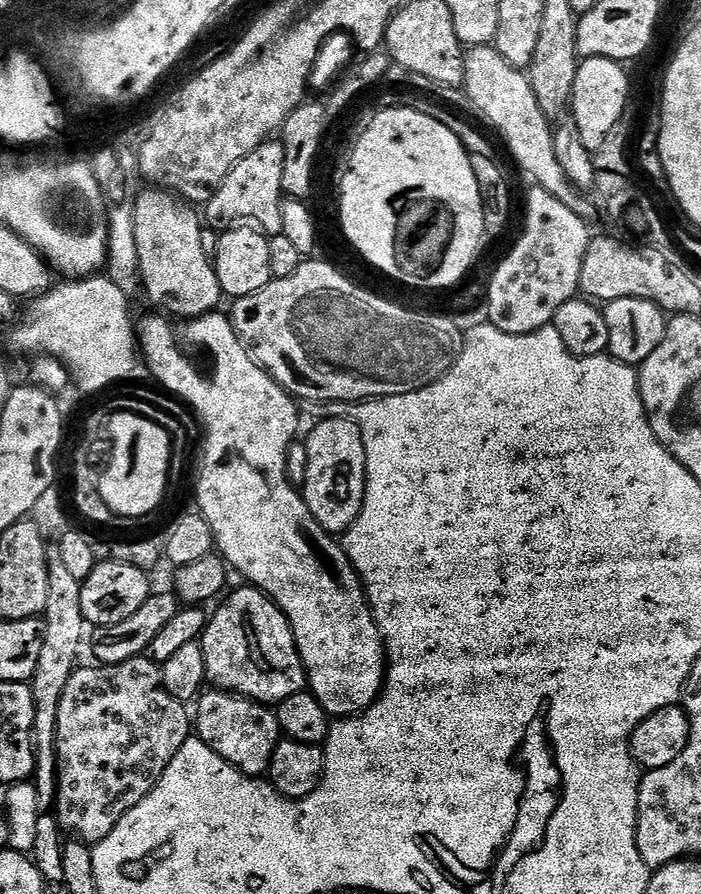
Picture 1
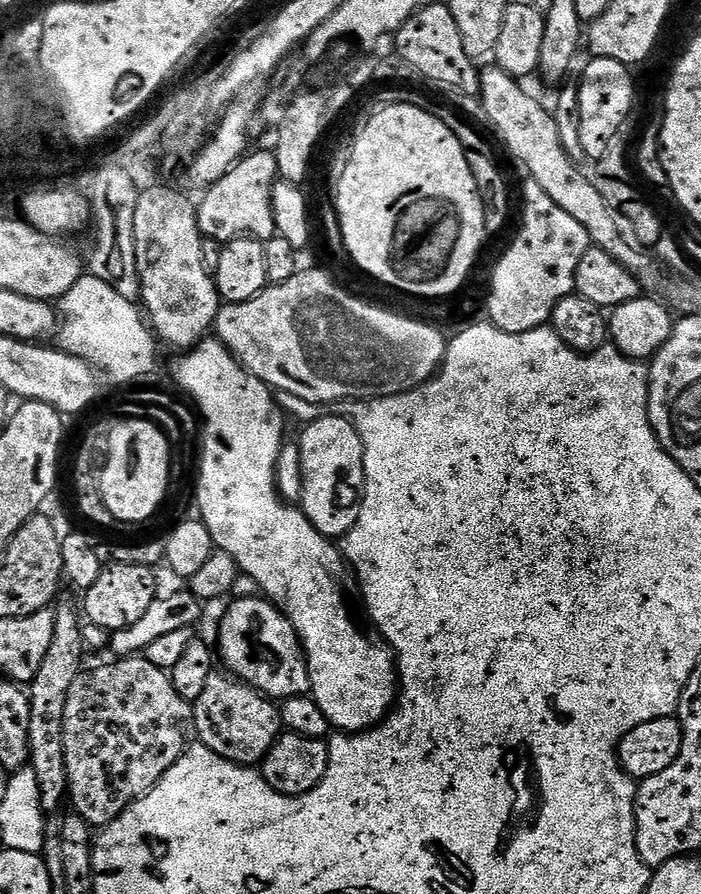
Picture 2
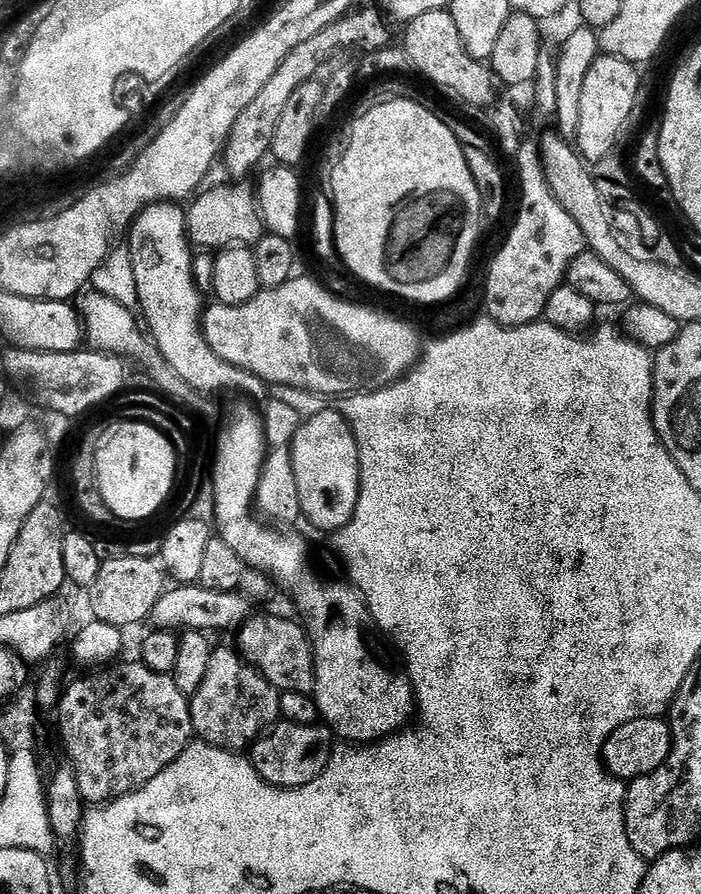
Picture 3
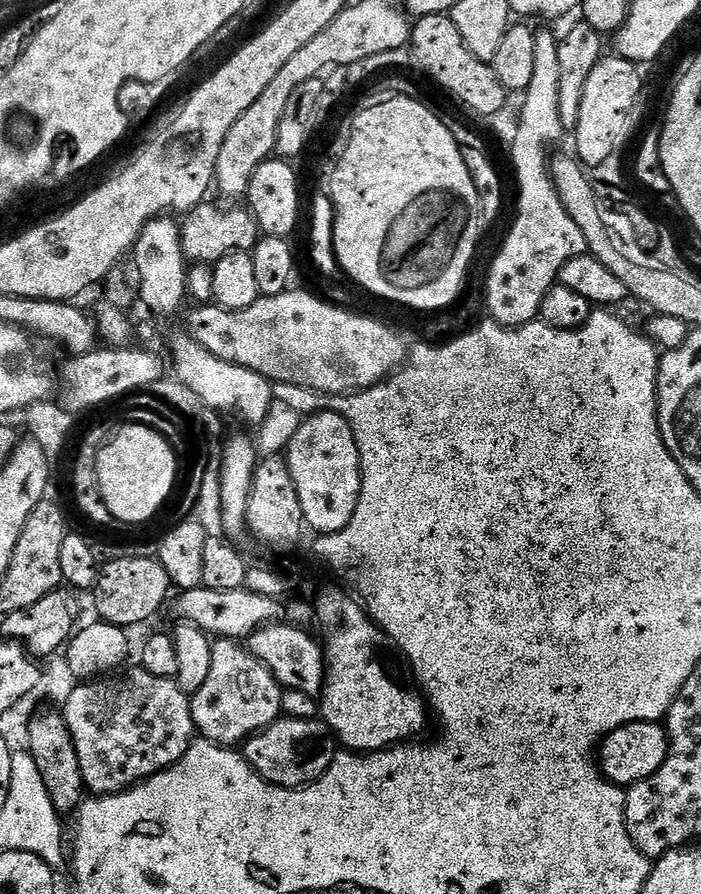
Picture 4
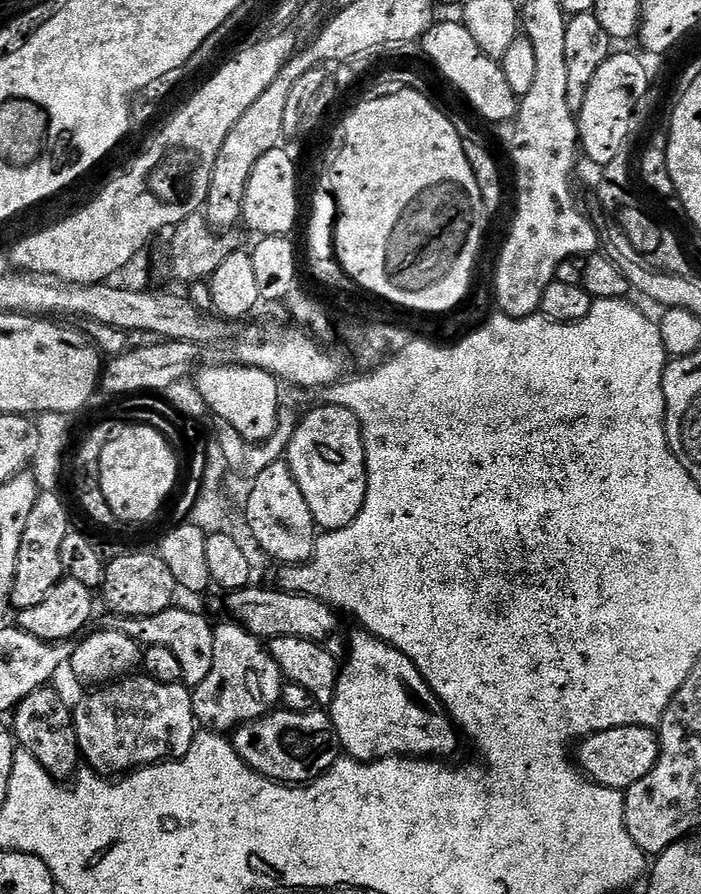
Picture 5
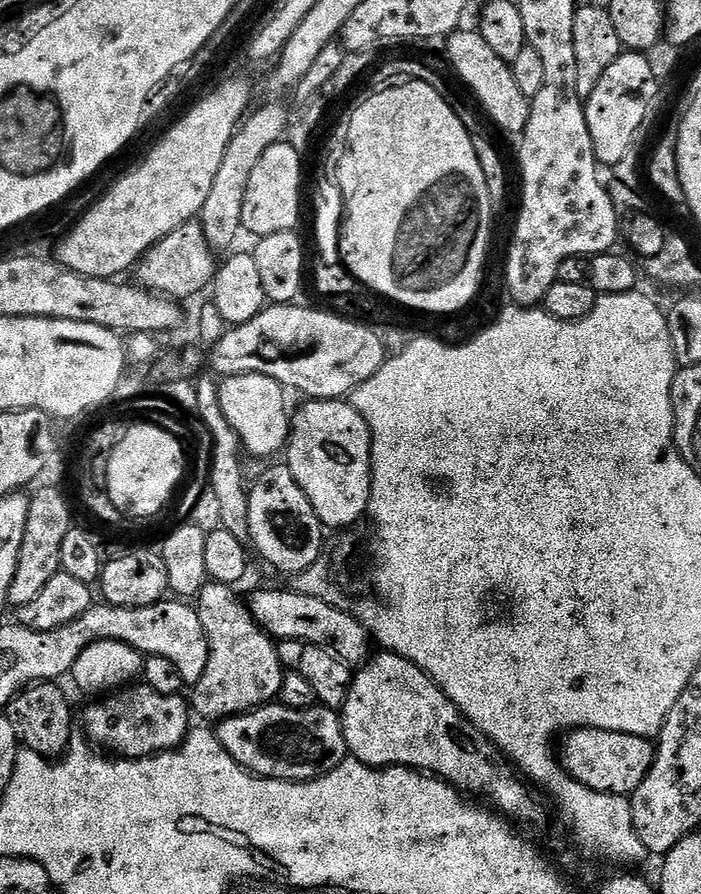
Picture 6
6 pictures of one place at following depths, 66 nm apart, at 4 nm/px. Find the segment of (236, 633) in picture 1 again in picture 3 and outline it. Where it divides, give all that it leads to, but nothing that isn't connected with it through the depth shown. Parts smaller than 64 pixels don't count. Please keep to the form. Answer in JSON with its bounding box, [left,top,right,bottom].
[238,615,316,693]

